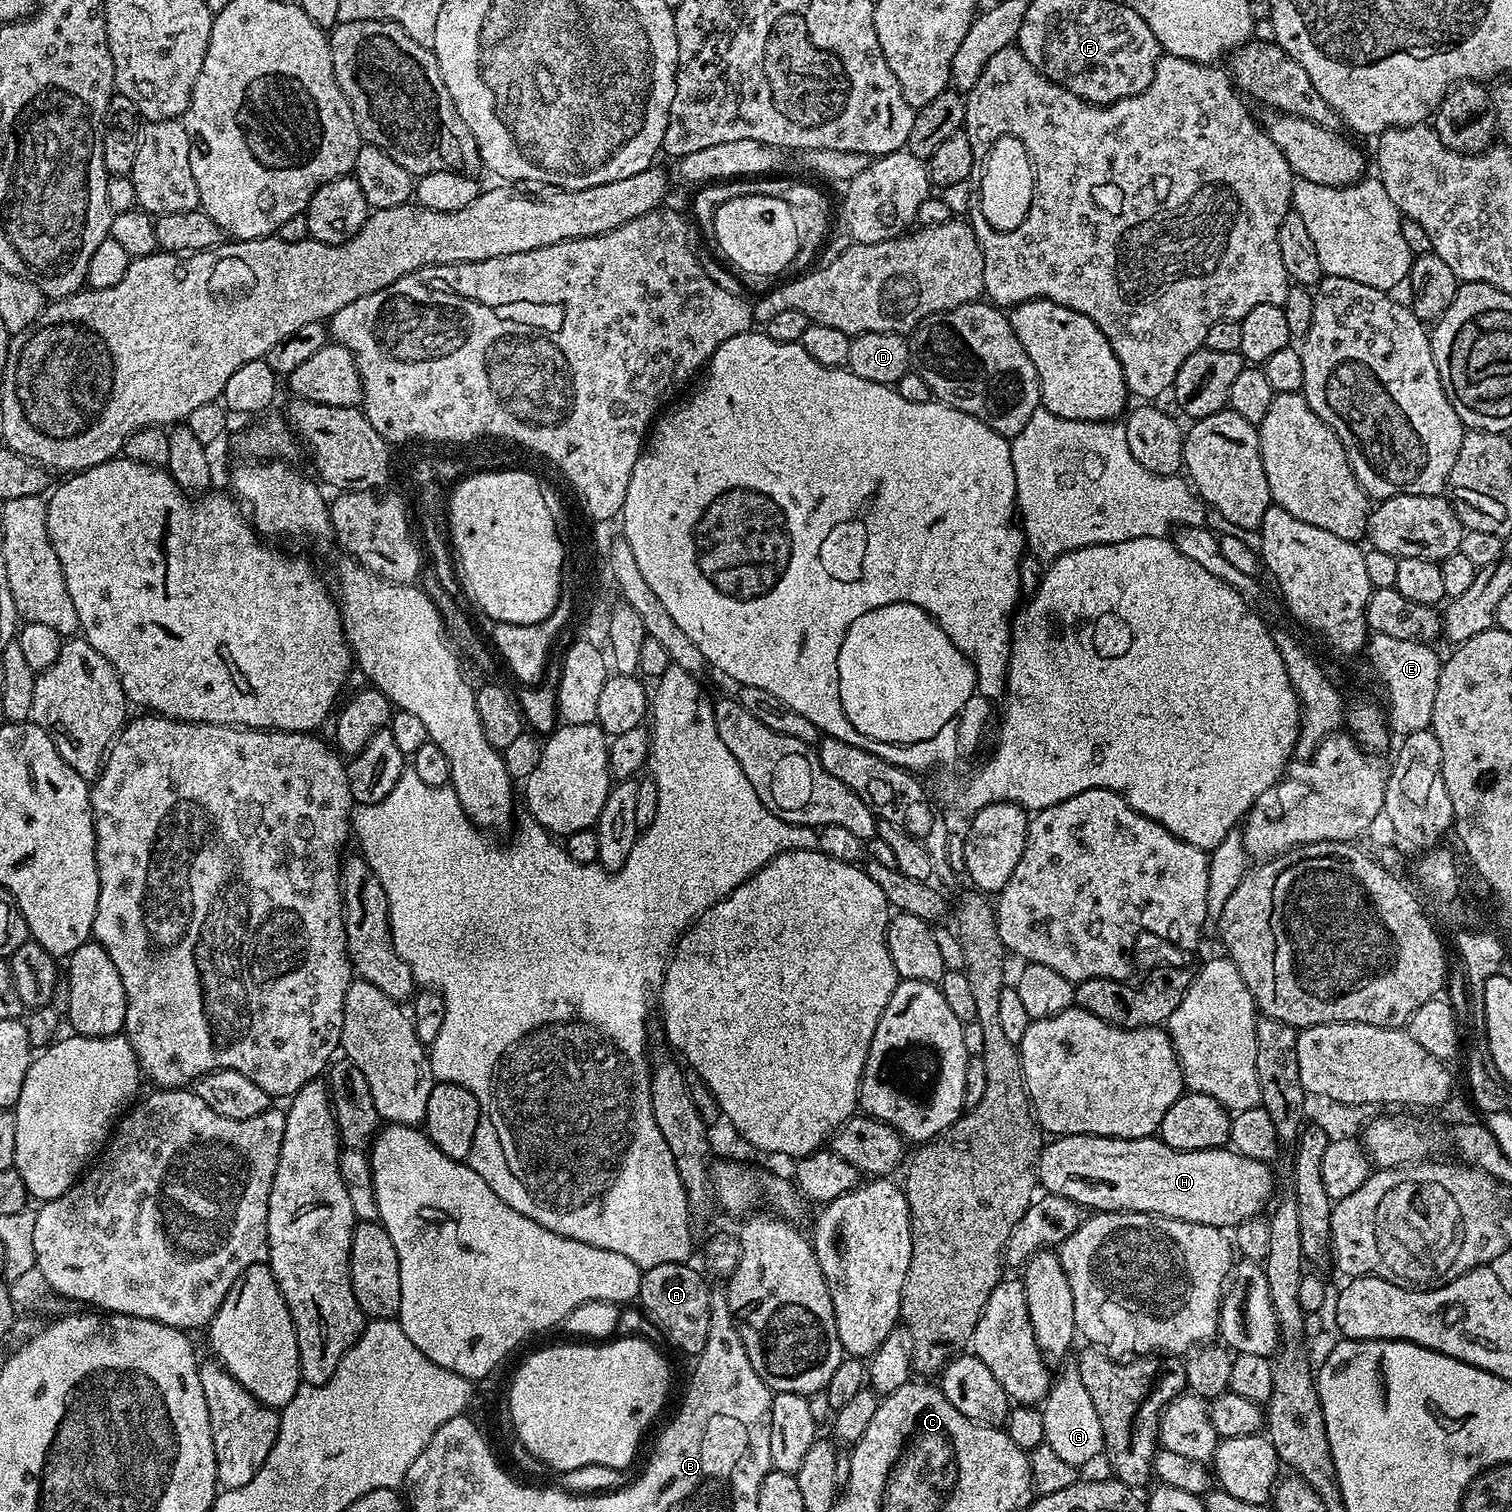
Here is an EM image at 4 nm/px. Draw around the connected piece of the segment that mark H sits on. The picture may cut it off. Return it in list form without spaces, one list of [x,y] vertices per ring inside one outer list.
[[[1155,1135],[1137,1140],[1057,1136],[1040,1150],[1038,1184],[1045,1193],[1070,1198],[1093,1213],[1149,1212],[1232,1230],[1244,1220],[1259,1217],[1273,1203],[1268,1167],[1265,1161],[1246,1158],[1228,1146],[1179,1152]]]

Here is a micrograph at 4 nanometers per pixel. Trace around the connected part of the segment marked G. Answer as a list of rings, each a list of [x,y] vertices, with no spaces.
[[[1070,1354],[1064,1358],[1060,1367],[1062,1372],[1060,1376],[1055,1377],[1041,1407],[1044,1441],[1054,1450],[1058,1458],[1080,1468],[1091,1457],[1103,1453],[1102,1424],[1094,1402],[1091,1401],[1090,1394],[1082,1383],[1078,1371],[1078,1358]]]

